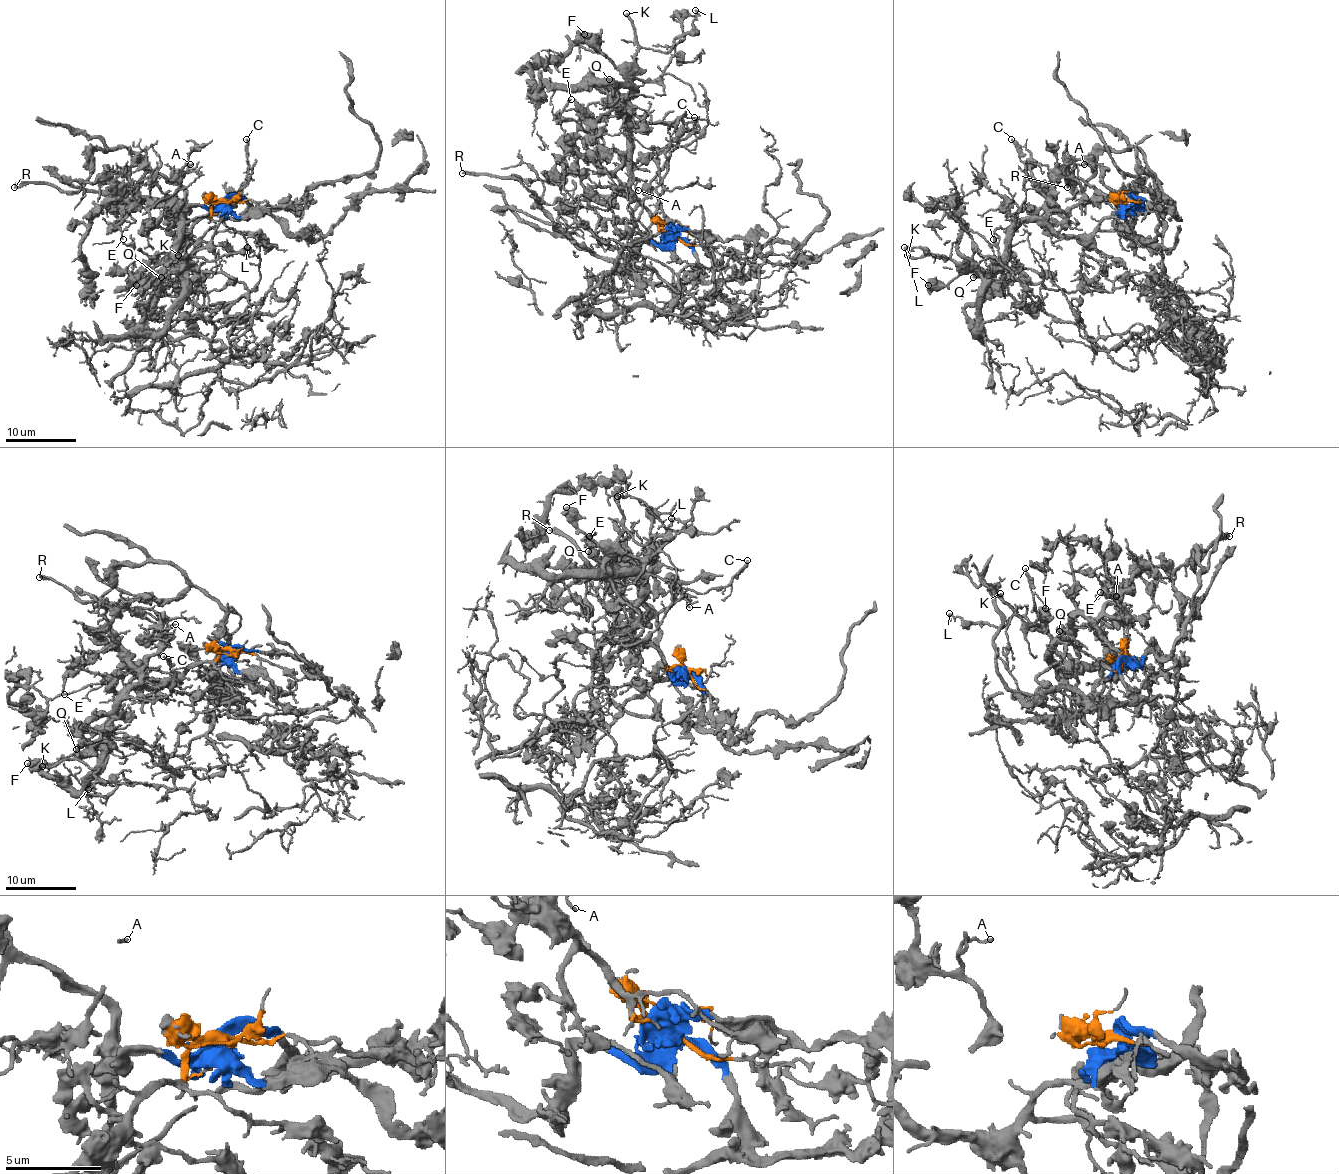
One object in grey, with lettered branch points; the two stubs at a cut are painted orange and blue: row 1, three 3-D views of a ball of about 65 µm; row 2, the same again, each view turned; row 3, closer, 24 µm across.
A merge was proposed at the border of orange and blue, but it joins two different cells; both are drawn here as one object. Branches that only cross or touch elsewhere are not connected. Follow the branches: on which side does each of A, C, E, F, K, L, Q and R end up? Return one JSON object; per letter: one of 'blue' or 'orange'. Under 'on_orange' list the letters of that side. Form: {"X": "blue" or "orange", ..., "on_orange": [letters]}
{"A": "orange", "C": "orange", "E": "orange", "F": "orange", "K": "orange", "L": "orange", "Q": "orange", "R": "blue", "on_orange": ["A", "C", "E", "F", "K", "L", "Q"]}

